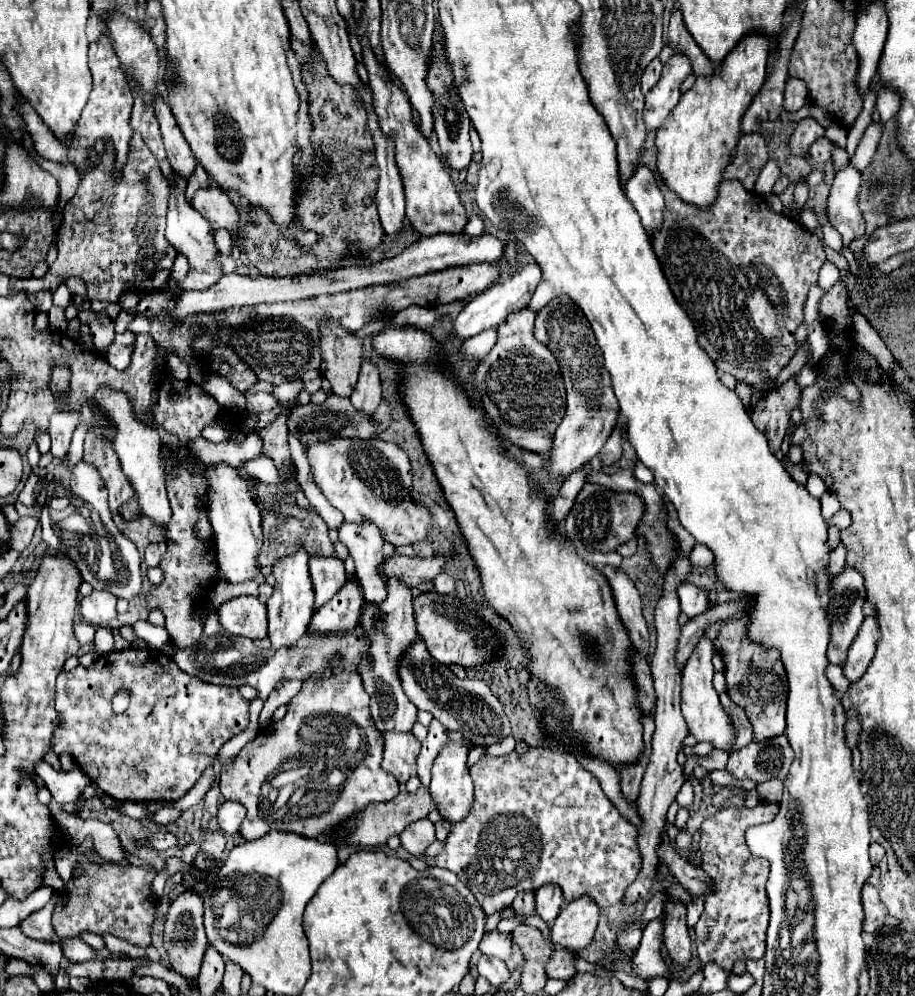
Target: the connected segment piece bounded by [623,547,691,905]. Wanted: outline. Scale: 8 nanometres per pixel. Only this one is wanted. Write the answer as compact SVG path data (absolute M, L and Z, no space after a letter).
M677 547L677 559L673 561L673 567L669 569L665 577L665 593L659 599L655 607L655 629L657 629L657 651L651 663L653 671L653 681L655 681L655 693L657 693L657 707L655 707L655 733L653 733L653 749L649 755L649 765L643 775L641 783L641 793L637 799L639 805L639 815L643 819L643 825L639 827L639 849L643 857L643 867L637 877L637 881L627 889L623 897L623 905L631 905L641 901L643 897L649 895L649 889L655 879L655 871L659 867L657 859L657 847L661 843L661 831L665 827L665 815L669 805L675 801L677 791L683 785L683 767L677 763L677 751L681 747L683 737L687 737L689 729L681 717L681 707L679 707L679 689L681 689L681 669L675 665L675 647L677 639L681 633L681 627L677 623L677 617L681 613L679 609L679 597L677 597L677 585L685 581L685 577L691 573L691 561L683 555L683 551Z

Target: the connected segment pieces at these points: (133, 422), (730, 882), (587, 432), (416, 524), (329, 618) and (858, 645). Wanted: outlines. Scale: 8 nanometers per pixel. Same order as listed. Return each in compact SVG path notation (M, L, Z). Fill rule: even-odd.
M99 387L95 393L95 405L115 423L115 437L113 437L113 449L119 455L121 467L125 475L131 479L131 485L139 497L141 513L155 525L167 525L171 519L171 507L167 499L167 487L165 487L165 465L161 459L161 439L155 429L149 425L143 425L143 421L135 415L129 395L125 391Z
M761 801L755 809L725 807L701 825L701 869L709 875L711 883L705 893L705 911L695 925L695 943L699 959L731 969L737 959L761 959L765 955L765 933L769 923L769 901L765 883L769 875L769 861L749 851L745 831L751 825L769 823L779 813L777 803Z
M557 297L537 313L535 337L557 357L567 389L567 411L563 421L555 429L553 445L547 455L547 475L567 479L601 451L601 445L605 445L605 437L609 437L609 429L617 425L619 403L613 393L611 377L605 369L603 353L595 341L591 325L581 309L577 309L577 305L569 301L569 297Z
M333 439L333 443L317 441L307 447L307 459L311 465L311 479L327 497L327 501L345 515L345 521L361 521L361 517L373 521L379 527L381 537L395 547L413 545L427 537L431 513L423 505L411 501L411 465L407 453L395 443L387 443L383 439Z
M353 575L341 587L337 597L327 601L313 613L309 629L313 629L313 633L341 633L341 629L353 629L353 625L357 625L361 617L363 607L365 599L361 593L361 585Z
M865 617L853 645L849 647L847 661L843 663L843 675L849 683L855 683L861 679L865 669L869 667L869 661L873 659L875 647L877 647L877 623L875 617Z

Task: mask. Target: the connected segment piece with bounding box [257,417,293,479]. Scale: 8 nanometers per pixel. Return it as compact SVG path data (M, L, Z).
M279 417L273 425L269 425L263 431L257 431L257 433L263 437L263 443L265 443L263 445L263 455L269 455L275 461L281 477L293 479L291 473L285 473L283 471L283 463L289 463L291 461L289 447L287 447L287 425L285 425L285 417Z

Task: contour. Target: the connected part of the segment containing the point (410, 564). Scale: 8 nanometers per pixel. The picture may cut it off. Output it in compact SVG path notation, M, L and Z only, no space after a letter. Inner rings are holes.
M391 555L385 559L385 577L399 575L407 585L417 587L425 581L435 581L437 575L441 575L447 567L447 559L443 555L435 557L403 557L403 555Z

